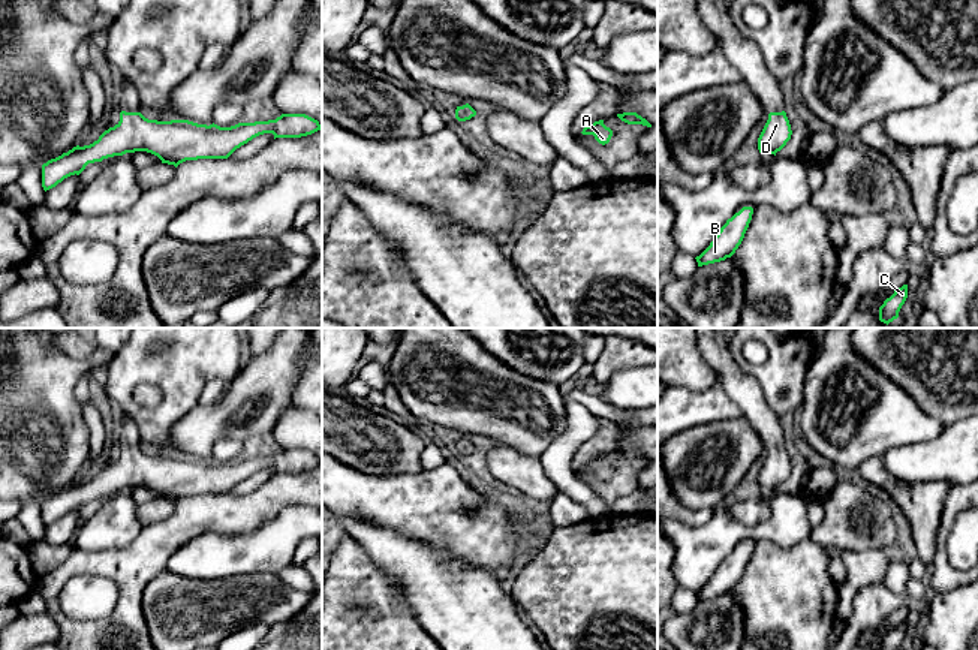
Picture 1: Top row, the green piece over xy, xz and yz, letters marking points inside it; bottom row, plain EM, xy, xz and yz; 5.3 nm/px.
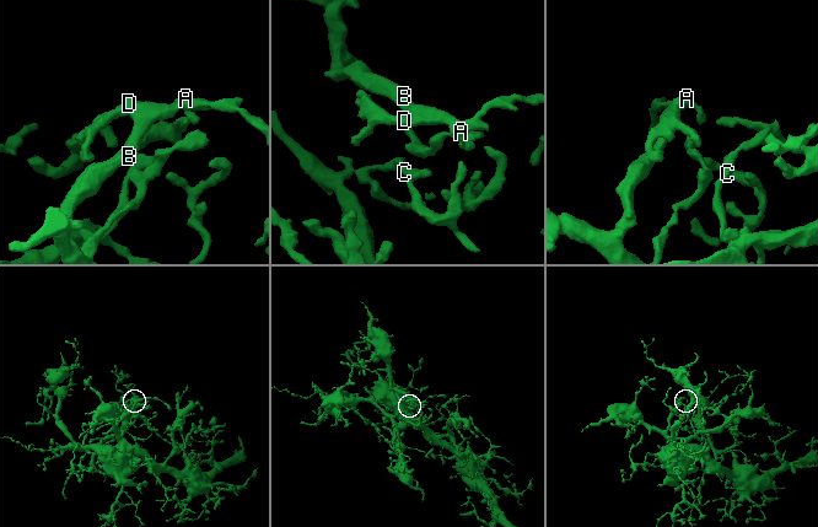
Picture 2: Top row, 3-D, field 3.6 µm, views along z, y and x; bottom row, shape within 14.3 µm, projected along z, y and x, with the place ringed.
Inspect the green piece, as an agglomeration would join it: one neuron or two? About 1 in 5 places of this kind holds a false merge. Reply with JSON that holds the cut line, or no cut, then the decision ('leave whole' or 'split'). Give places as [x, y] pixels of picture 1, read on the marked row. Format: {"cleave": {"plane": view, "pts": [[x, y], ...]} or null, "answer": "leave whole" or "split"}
{"cleave": null, "answer": "leave whole"}

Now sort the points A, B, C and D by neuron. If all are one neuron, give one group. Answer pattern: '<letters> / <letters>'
A B C D

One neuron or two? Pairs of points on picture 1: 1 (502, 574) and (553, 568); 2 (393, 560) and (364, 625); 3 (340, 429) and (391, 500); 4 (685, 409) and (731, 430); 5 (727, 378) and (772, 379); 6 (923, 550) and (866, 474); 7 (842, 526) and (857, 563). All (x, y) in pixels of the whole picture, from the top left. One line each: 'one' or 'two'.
1: two
2: two
3: two
4: two
5: two
6: one
7: two

